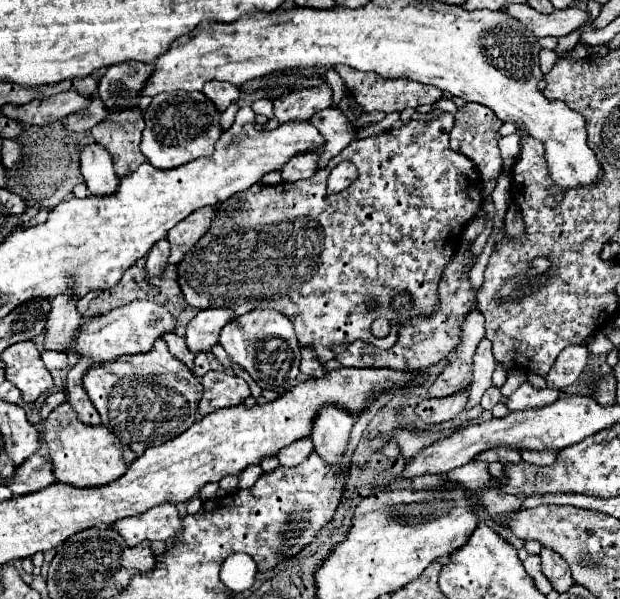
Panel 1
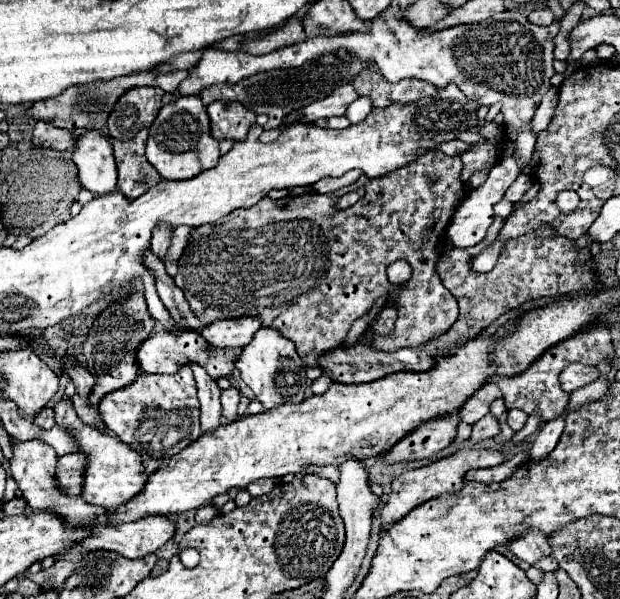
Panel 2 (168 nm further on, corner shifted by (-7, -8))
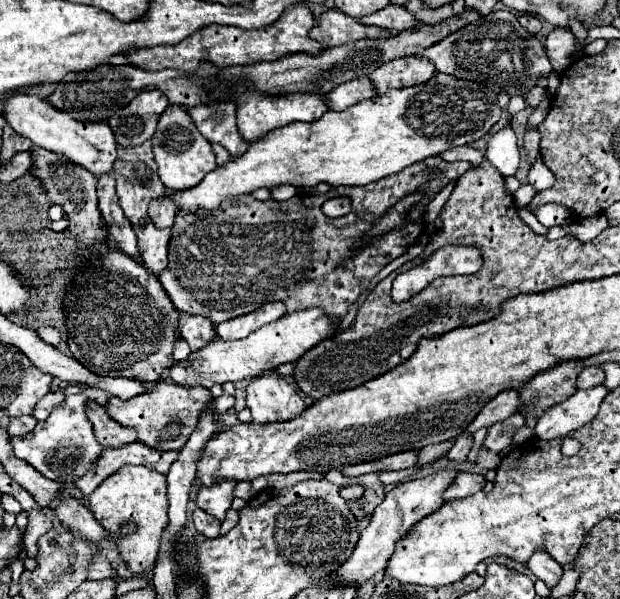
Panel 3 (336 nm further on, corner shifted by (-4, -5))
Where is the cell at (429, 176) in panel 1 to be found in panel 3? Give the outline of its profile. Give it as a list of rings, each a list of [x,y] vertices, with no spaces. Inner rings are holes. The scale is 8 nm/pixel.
[[[436,156],[428,158],[428,162],[420,162],[420,166],[408,166],[408,170],[392,174],[392,178],[370,182],[368,186],[340,186],[316,196],[296,194],[286,202],[260,202],[252,194],[244,194],[224,200],[214,210],[178,210],[168,244],[170,262],[158,278],[178,310],[206,316],[214,324],[250,314],[264,302],[274,300],[284,302],[288,314],[318,306],[330,316],[342,318],[364,290],[368,290],[368,282],[386,264],[418,242],[422,234],[422,214],[434,194],[450,180],[458,180],[470,166],[470,162],[444,162]],[[436,168],[440,174],[426,178],[426,174]],[[422,180],[428,180],[424,184],[428,198],[412,210],[408,222],[400,230],[392,230],[380,240],[362,246],[356,250],[356,256],[350,256],[350,248],[362,242],[364,232],[372,228],[374,220],[382,218],[412,190],[418,190]],[[332,196],[348,196],[352,200],[350,214],[334,220],[324,216],[322,204]]]

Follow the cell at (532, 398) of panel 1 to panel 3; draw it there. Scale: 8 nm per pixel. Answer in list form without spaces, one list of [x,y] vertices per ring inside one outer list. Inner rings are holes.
[[[518,412],[518,414],[512,414],[512,418],[506,418],[504,422],[500,424],[494,424],[488,428],[488,434],[484,438],[484,448],[494,452],[494,454],[500,454],[512,440],[514,432],[518,428],[522,428],[526,422],[524,422],[524,416]]]

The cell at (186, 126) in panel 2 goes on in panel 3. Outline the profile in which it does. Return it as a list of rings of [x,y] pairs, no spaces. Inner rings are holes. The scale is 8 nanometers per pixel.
[[[168,106],[168,110],[160,116],[160,126],[152,138],[152,146],[160,180],[170,192],[198,186],[202,178],[216,168],[216,156],[212,152],[210,142],[196,130],[196,126],[192,126],[182,106]]]

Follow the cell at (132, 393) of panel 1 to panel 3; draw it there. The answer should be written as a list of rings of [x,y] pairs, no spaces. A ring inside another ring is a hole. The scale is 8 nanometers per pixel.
[[[160,380],[156,384],[146,384],[146,386],[148,386],[148,392],[138,394],[136,398],[130,398],[130,400],[110,398],[110,402],[106,404],[106,412],[120,426],[134,428],[142,444],[154,446],[158,450],[182,450],[190,434],[196,430],[202,412],[212,406],[210,390],[204,390],[200,386],[196,388],[176,386],[174,382],[166,382],[166,380]]]

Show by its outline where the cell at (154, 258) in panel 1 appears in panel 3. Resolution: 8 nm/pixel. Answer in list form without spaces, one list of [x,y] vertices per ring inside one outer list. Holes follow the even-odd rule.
[[[168,192],[164,196],[152,200],[148,206],[148,214],[150,214],[156,228],[170,228],[176,212],[178,212],[178,206],[172,202]]]

